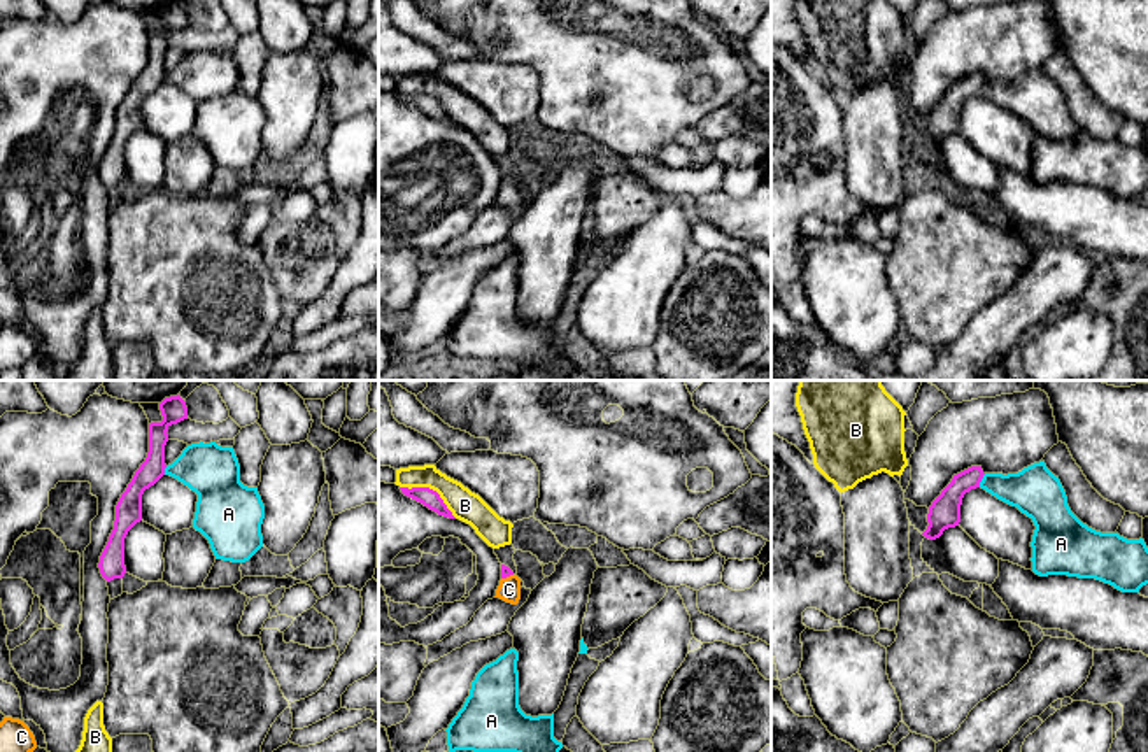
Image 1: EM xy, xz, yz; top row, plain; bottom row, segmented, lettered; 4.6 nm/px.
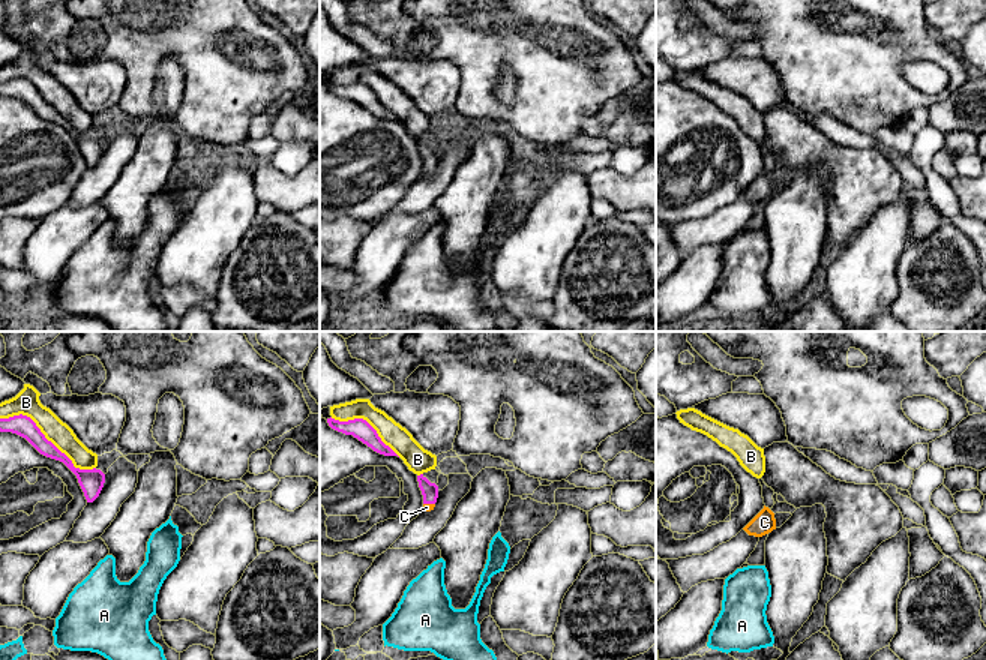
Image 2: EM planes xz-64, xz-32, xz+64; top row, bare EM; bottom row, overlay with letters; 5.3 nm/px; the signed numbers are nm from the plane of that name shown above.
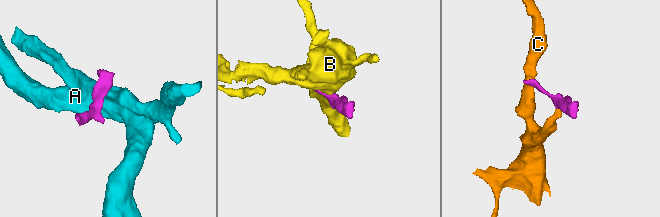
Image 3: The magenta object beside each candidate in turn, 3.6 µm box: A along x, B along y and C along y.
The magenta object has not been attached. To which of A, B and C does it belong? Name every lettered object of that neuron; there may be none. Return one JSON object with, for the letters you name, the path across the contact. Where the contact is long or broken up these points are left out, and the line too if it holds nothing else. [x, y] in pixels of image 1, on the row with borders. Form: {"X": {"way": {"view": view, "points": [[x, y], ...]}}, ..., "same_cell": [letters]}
{"C": {"way": {"view": "xz", "points": [[505, 572], [507, 575], [509, 589]]}}, "same_cell": ["C"]}

